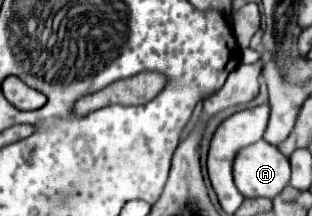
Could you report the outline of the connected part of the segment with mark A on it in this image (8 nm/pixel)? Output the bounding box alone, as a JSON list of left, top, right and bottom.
[233,141,291,199]

